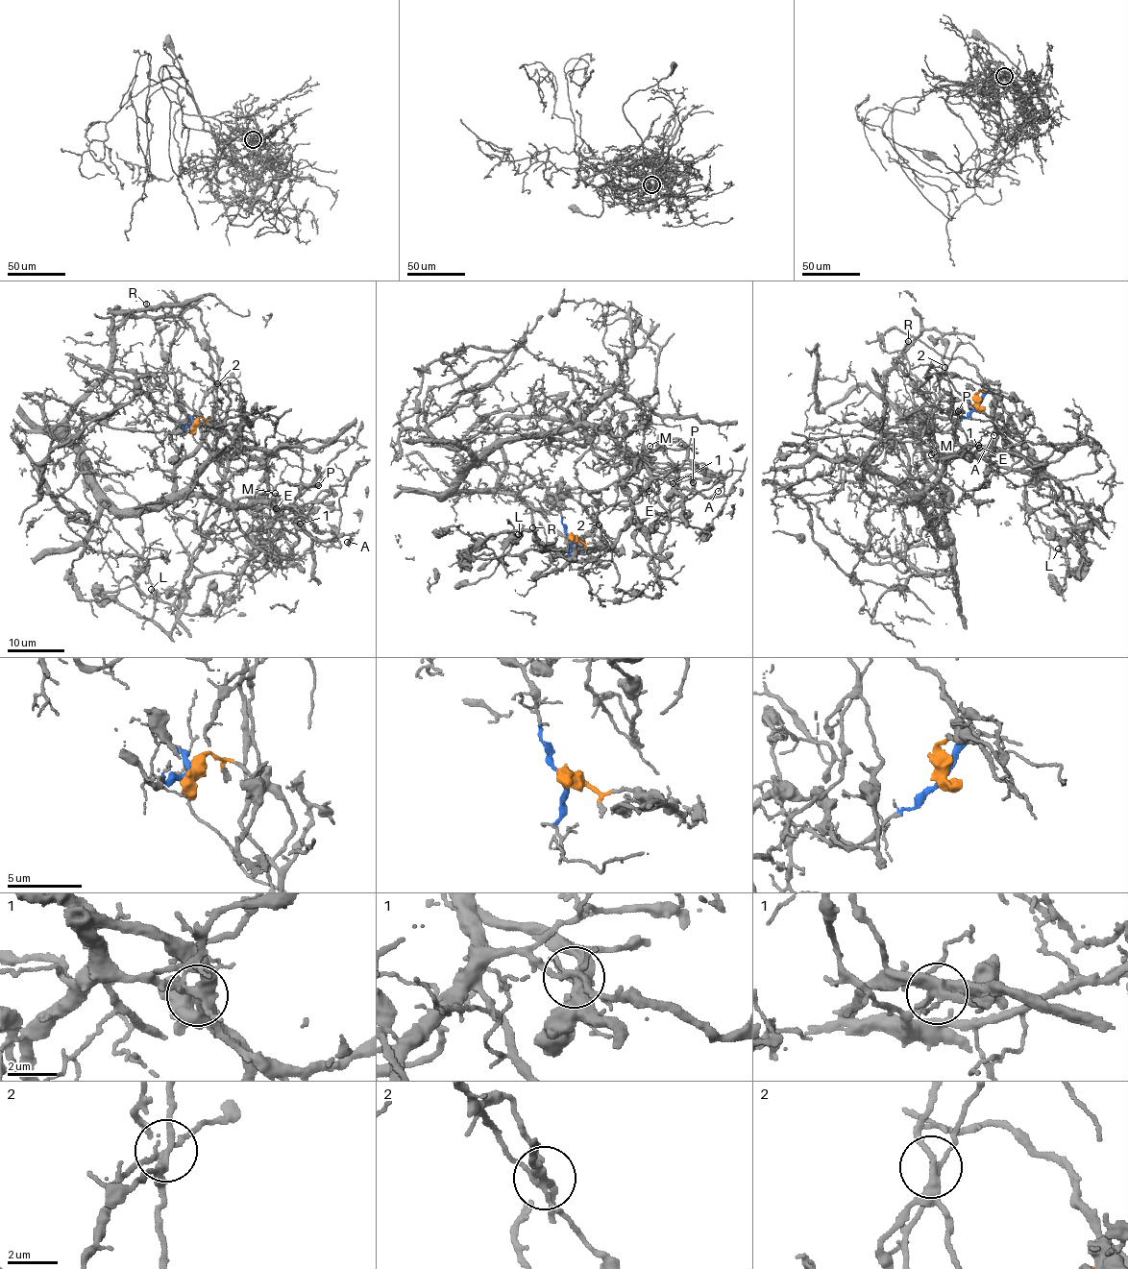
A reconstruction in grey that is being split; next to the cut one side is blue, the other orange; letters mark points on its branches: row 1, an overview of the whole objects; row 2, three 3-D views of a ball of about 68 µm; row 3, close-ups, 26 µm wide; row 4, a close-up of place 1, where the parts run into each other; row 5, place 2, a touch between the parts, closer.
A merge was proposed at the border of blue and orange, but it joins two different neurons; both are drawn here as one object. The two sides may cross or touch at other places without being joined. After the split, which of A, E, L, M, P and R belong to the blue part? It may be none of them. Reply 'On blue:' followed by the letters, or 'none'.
On blue: A, E, M, R

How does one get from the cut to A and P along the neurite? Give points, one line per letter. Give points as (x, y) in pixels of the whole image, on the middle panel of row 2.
A: (571, 537), (555, 494), (535, 484), (448, 497), (461, 466), (500, 443), (598, 425), (653, 476), (718, 491)
P: (571, 537), (609, 547), (590, 549), (589, 490), (623, 480), (642, 448), (693, 482)

